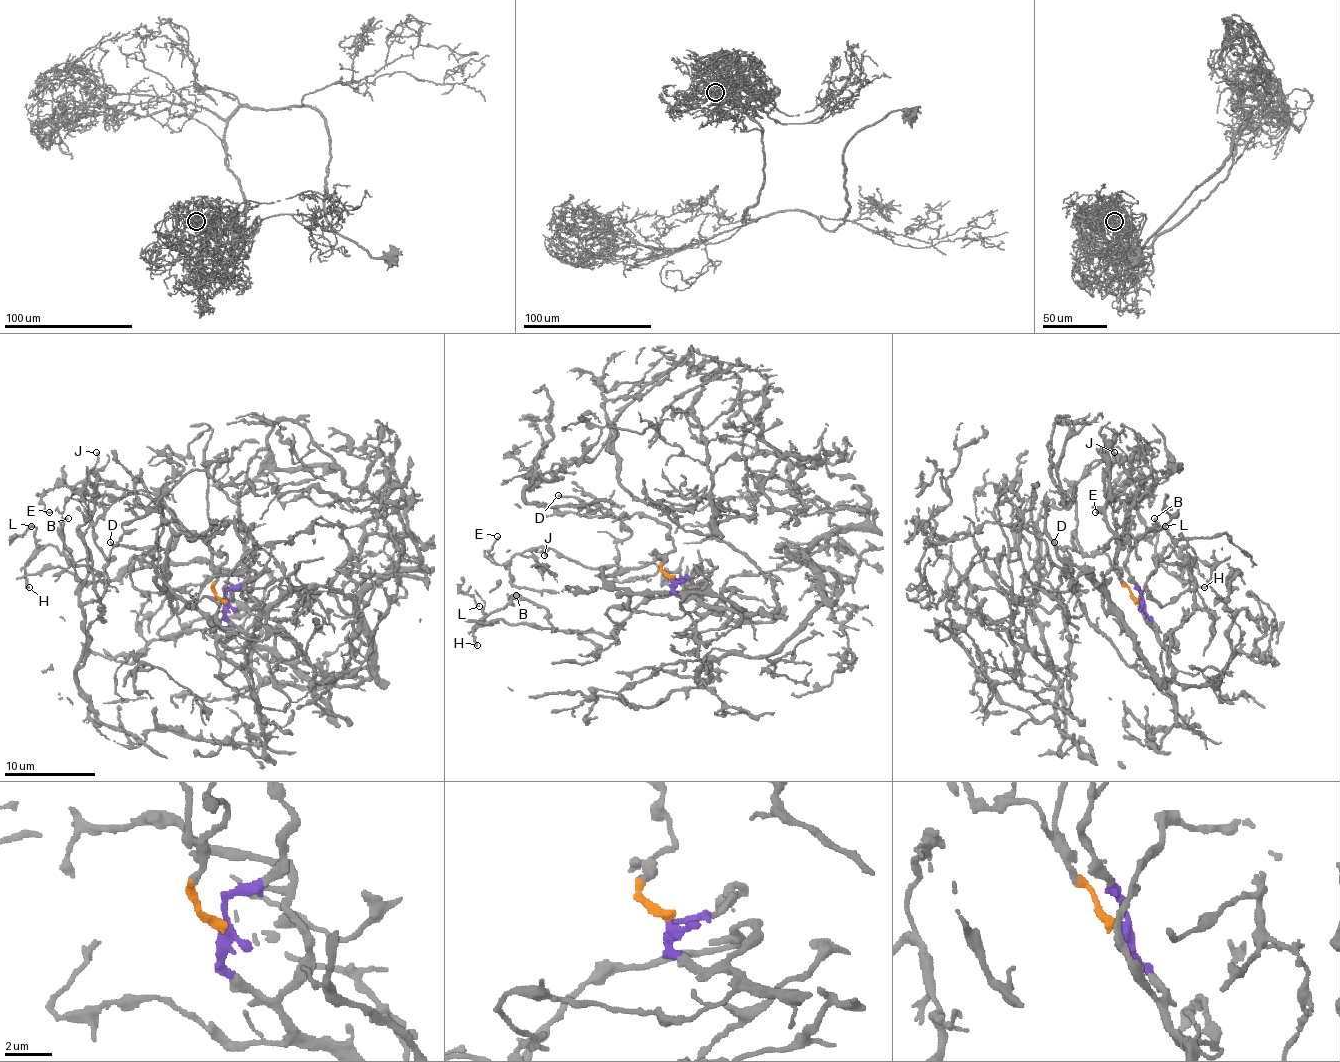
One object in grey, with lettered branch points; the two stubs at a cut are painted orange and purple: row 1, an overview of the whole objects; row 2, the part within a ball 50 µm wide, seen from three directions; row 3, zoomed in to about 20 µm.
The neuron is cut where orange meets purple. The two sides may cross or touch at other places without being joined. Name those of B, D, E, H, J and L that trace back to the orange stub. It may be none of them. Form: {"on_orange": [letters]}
{"on_orange": ["D", "E", "J"]}

